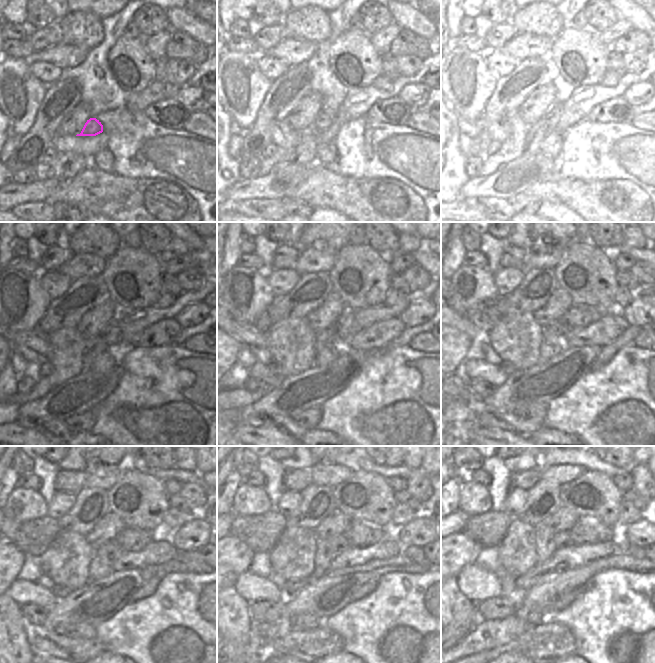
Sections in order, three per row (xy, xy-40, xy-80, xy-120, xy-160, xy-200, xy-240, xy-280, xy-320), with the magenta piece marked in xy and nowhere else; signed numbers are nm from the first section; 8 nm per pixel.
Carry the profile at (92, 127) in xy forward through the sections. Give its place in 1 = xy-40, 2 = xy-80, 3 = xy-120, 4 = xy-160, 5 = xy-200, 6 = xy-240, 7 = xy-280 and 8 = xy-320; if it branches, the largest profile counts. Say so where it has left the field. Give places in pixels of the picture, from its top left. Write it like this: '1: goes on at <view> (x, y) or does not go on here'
1: goes on at xy-40 (323, 122)
2: goes on at xy-80 (548, 122)
3: goes on at xy-120 (108, 338)
4: goes on at xy-160 (347, 316)
5: goes on at xy-200 (581, 311)
6: goes on at xy-240 (143, 537)
7: goes on at xy-280 (359, 532)
8: goes on at xy-320 (586, 530)

